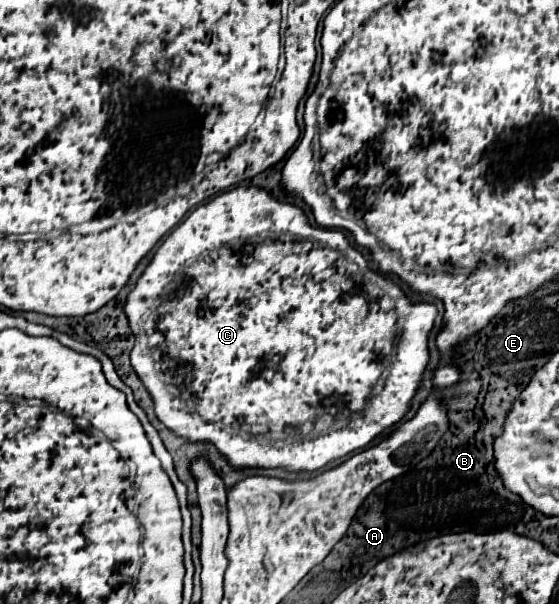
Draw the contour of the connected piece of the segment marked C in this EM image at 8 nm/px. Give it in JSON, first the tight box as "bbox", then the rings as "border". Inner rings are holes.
{"bbox":[125,187,437,471],"border":[[[257,187],[231,189],[227,193],[213,197],[209,203],[197,207],[181,225],[177,225],[167,235],[167,239],[163,241],[163,245],[155,253],[153,263],[145,269],[145,273],[139,277],[135,289],[129,293],[127,303],[125,303],[125,313],[129,317],[129,325],[131,325],[133,333],[137,337],[135,347],[131,351],[131,365],[137,371],[137,375],[141,377],[141,381],[145,383],[147,391],[151,393],[159,421],[165,427],[169,427],[171,431],[175,431],[179,437],[189,439],[189,442],[215,443],[219,453],[225,455],[233,467],[237,467],[237,469],[285,467],[289,471],[321,469],[337,457],[343,457],[351,451],[367,447],[379,433],[383,433],[385,429],[391,429],[395,423],[399,423],[407,405],[409,405],[409,399],[413,399],[413,395],[421,383],[421,373],[429,361],[427,337],[429,337],[429,331],[433,329],[433,321],[437,315],[435,305],[409,303],[409,299],[403,295],[403,291],[393,281],[383,283],[383,289],[381,289],[379,285],[375,285],[373,279],[375,279],[375,271],[365,261],[365,257],[355,247],[351,247],[351,243],[345,239],[345,235],[341,231],[311,227],[299,207],[285,203],[285,201],[277,201],[263,189],[257,189]],[[325,398],[330,400],[329,405],[326,402],[325,411],[315,421],[317,415],[321,413],[321,401]],[[217,423],[223,423],[225,427],[217,425]],[[235,425],[239,427],[239,431],[247,431],[247,433],[235,433],[233,431]],[[287,425],[302,425],[298,436],[292,438],[289,435],[283,439],[285,437],[283,429]],[[267,431],[273,433],[273,441],[269,439]]]}

